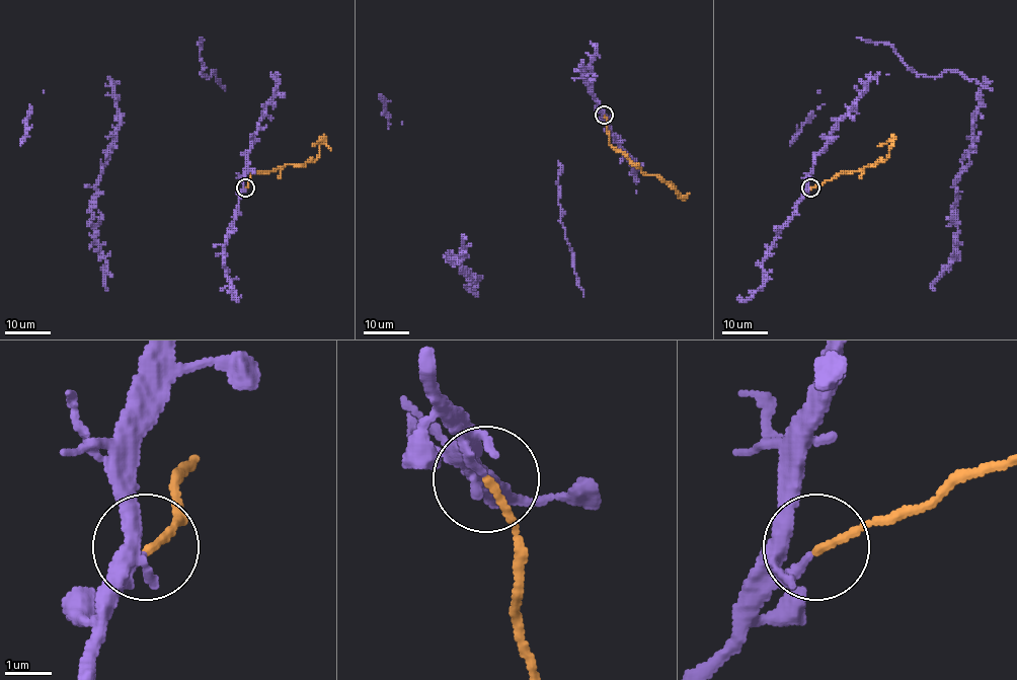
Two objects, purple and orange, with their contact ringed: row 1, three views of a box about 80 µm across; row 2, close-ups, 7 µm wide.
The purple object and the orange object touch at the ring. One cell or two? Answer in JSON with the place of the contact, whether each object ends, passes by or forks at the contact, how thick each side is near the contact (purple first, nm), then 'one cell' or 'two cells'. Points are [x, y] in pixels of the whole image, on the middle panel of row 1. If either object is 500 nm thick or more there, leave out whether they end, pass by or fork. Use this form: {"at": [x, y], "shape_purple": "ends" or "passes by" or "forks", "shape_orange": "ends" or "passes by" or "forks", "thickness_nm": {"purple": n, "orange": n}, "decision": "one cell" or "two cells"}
{"at": [604, 115], "shape_purple": "forks", "shape_orange": "ends", "thickness_nm": {"purple": 120, "orange": 150}, "decision": "two cells"}

